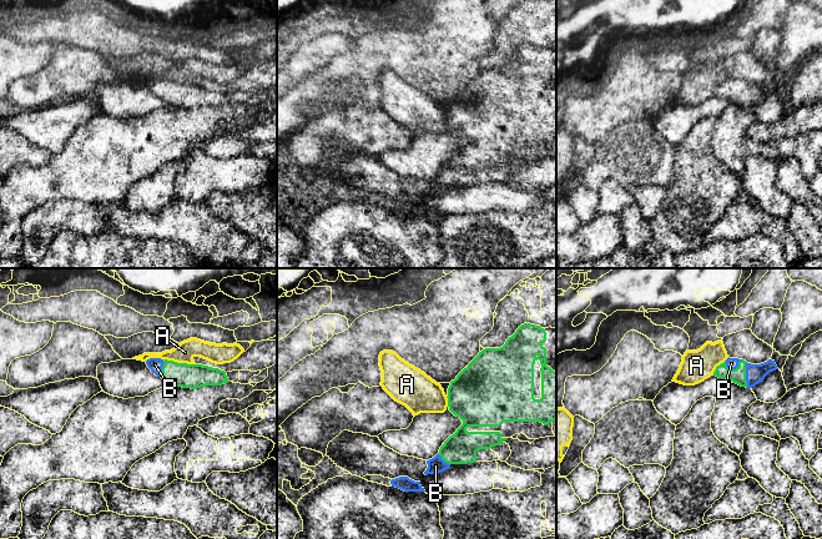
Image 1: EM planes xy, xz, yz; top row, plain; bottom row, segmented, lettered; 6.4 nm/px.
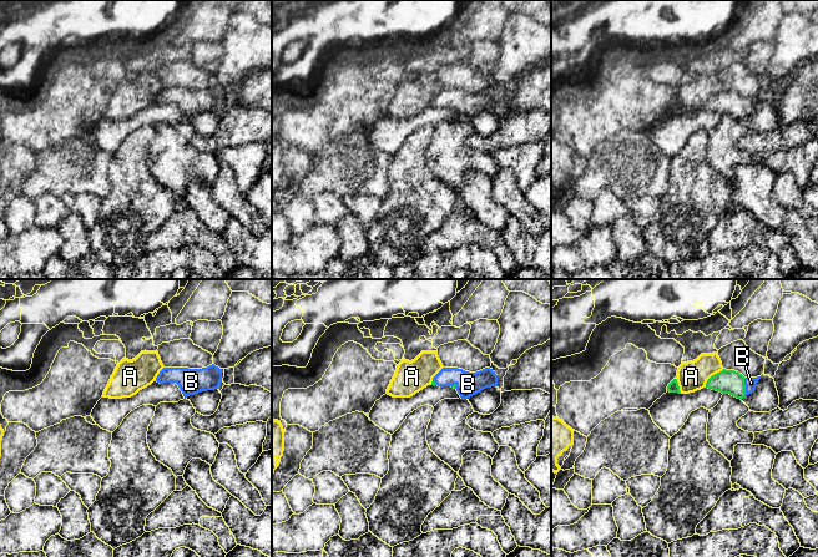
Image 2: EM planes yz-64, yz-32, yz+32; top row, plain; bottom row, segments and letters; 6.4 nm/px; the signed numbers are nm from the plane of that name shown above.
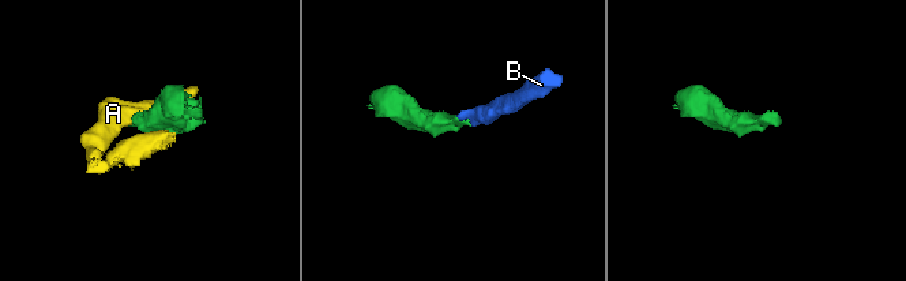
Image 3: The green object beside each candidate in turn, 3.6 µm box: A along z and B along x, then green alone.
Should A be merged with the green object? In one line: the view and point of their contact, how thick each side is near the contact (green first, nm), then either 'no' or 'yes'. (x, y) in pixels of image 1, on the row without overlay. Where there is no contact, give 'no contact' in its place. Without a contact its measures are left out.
contact xy (180, 84); calibres 160 and 130 nm; no

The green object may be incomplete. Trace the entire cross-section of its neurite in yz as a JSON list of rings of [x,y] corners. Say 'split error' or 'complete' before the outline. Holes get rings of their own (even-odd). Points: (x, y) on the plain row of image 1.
split error; [[[728,77],[716,87],[713,96],[730,100],[741,107],[752,109],[762,102],[770,92],[776,90],[778,89],[772,80],[761,85],[751,85],[743,80]]]

